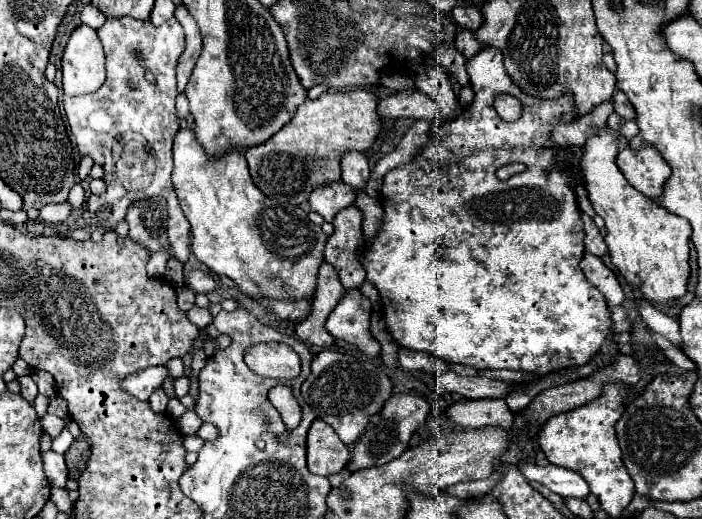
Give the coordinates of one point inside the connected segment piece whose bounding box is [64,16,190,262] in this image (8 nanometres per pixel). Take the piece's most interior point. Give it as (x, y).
(99, 121)

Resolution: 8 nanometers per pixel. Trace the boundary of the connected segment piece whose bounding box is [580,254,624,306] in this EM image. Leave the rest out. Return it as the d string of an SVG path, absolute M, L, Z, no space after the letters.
M584 254L580 268L582 268L586 280L606 296L608 306L618 306L624 302L624 292L616 280L614 272L610 268L606 268L598 256Z

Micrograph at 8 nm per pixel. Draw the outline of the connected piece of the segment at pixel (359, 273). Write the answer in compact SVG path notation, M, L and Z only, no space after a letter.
M354 206L340 210L332 220L334 232L328 236L324 248L324 260L336 268L344 290L360 288L366 278L366 272L358 262L358 250L364 244L360 222L362 214Z

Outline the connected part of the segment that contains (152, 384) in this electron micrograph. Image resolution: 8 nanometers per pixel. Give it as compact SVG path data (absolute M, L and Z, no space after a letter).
M154 366L154 368L146 368L142 372L136 372L132 376L128 376L124 380L124 390L128 394L132 394L136 400L142 400L142 402L148 402L150 394L154 392L154 388L162 386L164 378L168 376L168 370L166 366Z

